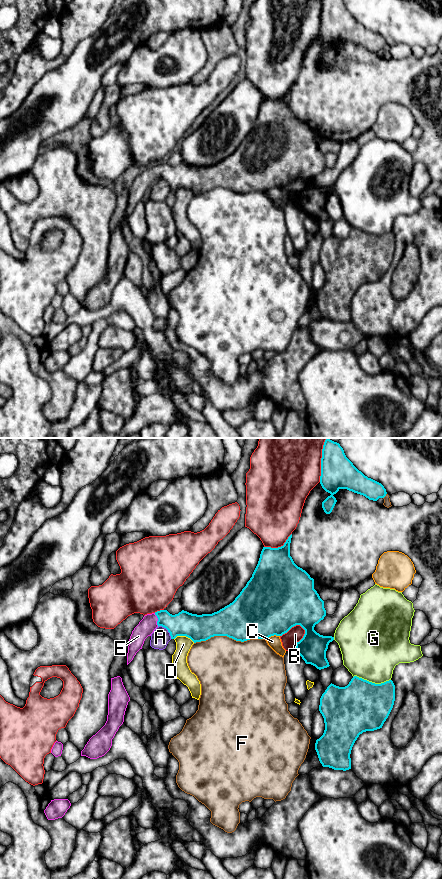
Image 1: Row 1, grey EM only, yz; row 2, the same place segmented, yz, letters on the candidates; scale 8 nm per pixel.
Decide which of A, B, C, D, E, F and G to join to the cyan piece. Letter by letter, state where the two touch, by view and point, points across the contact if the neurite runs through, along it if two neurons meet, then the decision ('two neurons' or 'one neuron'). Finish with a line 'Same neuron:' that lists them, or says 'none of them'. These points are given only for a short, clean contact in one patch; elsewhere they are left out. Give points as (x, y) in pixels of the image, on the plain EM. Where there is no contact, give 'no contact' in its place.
A: meets cyan in yz at (167, 181); two neurons
B: meets cyan in yz at (303, 189); two neurons
C: meets cyan in yz at (272, 187); two neurons
D: meets cyan in yz at (184, 187); two neurons
E: meets cyan in yz at (158, 172); runs through yz (184, 175), (158, 172), (153, 172), (148, 176); one neuron
F: meets cyan in yz at (229, 189); two neurons
G: meets cyan in yz at (371, 234); two neurons
Same neuron: E

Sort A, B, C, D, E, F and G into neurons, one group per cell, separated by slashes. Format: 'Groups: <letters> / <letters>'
Groups: A / B / C / D / E / F / G

